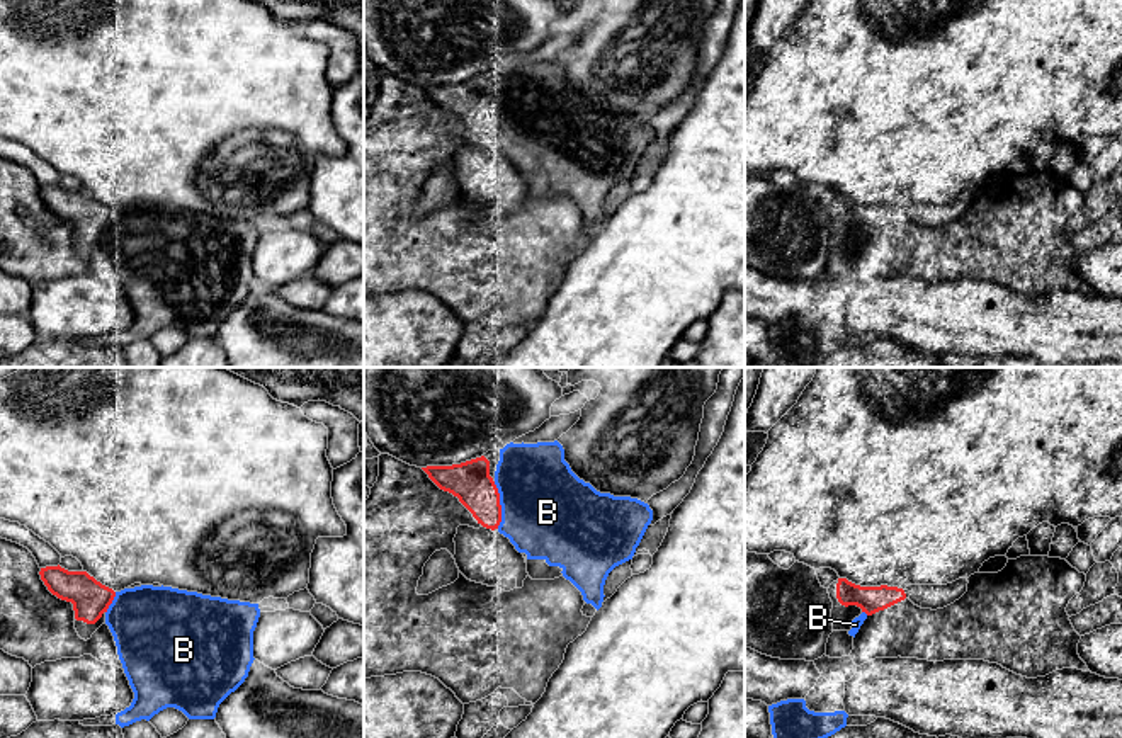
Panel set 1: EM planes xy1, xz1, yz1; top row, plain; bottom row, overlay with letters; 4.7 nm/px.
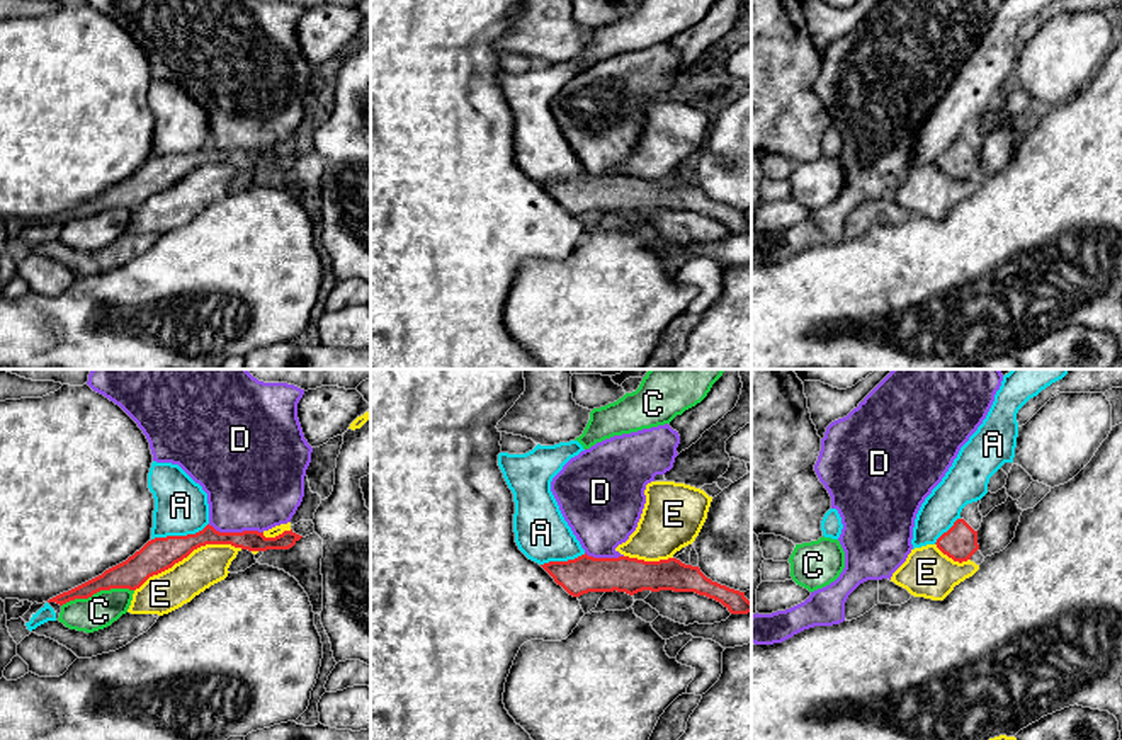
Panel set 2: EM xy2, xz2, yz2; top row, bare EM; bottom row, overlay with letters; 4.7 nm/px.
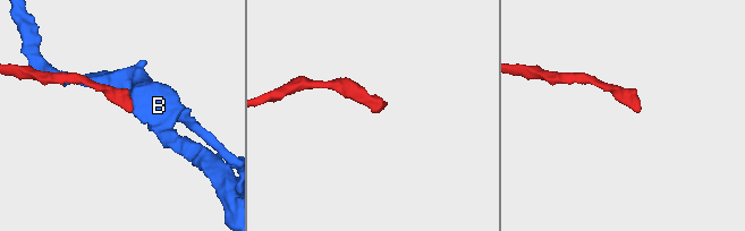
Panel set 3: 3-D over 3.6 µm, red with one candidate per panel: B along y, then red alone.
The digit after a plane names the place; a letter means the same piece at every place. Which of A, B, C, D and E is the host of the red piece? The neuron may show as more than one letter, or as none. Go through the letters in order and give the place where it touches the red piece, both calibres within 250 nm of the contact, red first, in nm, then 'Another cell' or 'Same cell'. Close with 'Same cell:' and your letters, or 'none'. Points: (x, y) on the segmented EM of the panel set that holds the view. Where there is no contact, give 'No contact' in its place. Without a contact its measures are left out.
A: Touches red at xy2 (179, 536). Thickness 160 nm (red) against 260 nm. Another cell
B: Touches red at xz1 (500, 505). Thickness 190 nm (red) against 440 nm. Same cell
C: Touches red at xy2 (97, 591). Thickness 140 nm (red) against 160 nm. Another cell
D: Touches red at xy2 (235, 533). Thickness 100 nm (red) against 440 nm. Another cell
E: Touches red at xy2 (187, 555). Thickness 160 nm (red) against 190 nm. Another cell
Same cell: B

